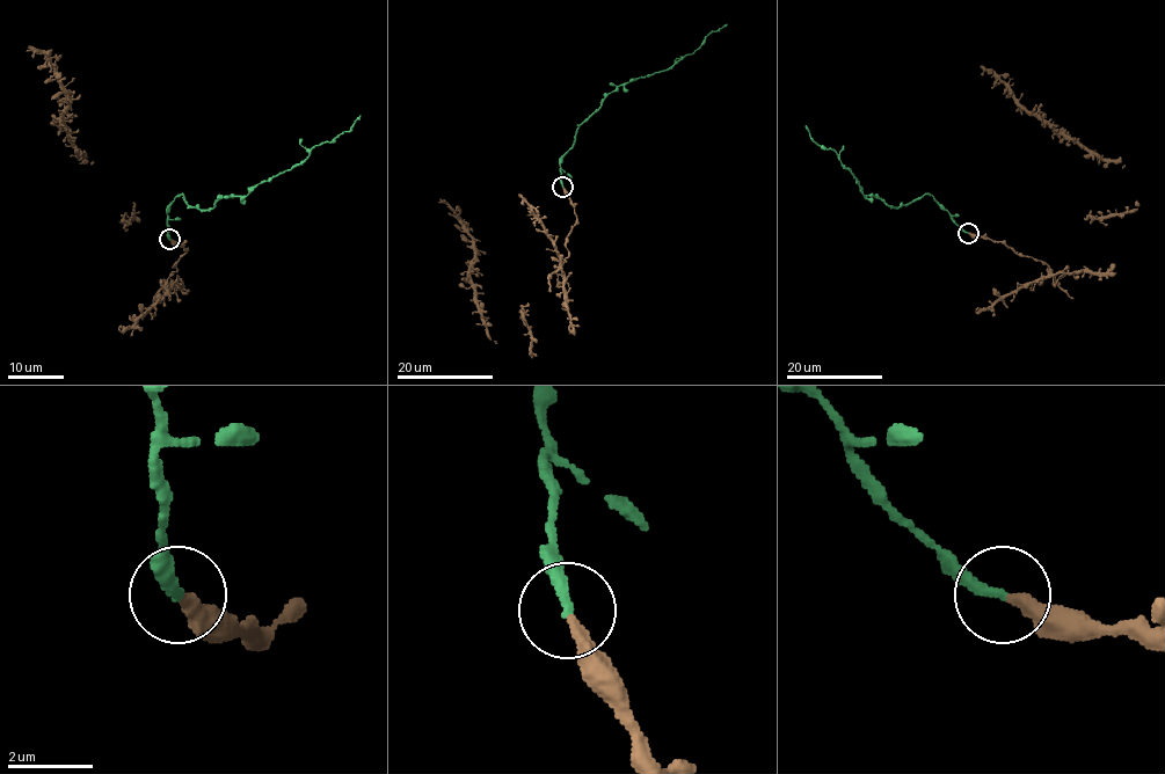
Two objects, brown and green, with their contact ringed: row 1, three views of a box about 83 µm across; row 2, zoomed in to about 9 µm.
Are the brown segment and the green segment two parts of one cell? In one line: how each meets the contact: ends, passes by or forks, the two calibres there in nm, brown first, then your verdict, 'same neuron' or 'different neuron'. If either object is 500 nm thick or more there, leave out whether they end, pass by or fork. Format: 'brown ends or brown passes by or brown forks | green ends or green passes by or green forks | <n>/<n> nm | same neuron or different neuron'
brown ends | green ends | 300/280 nm | same neuron

